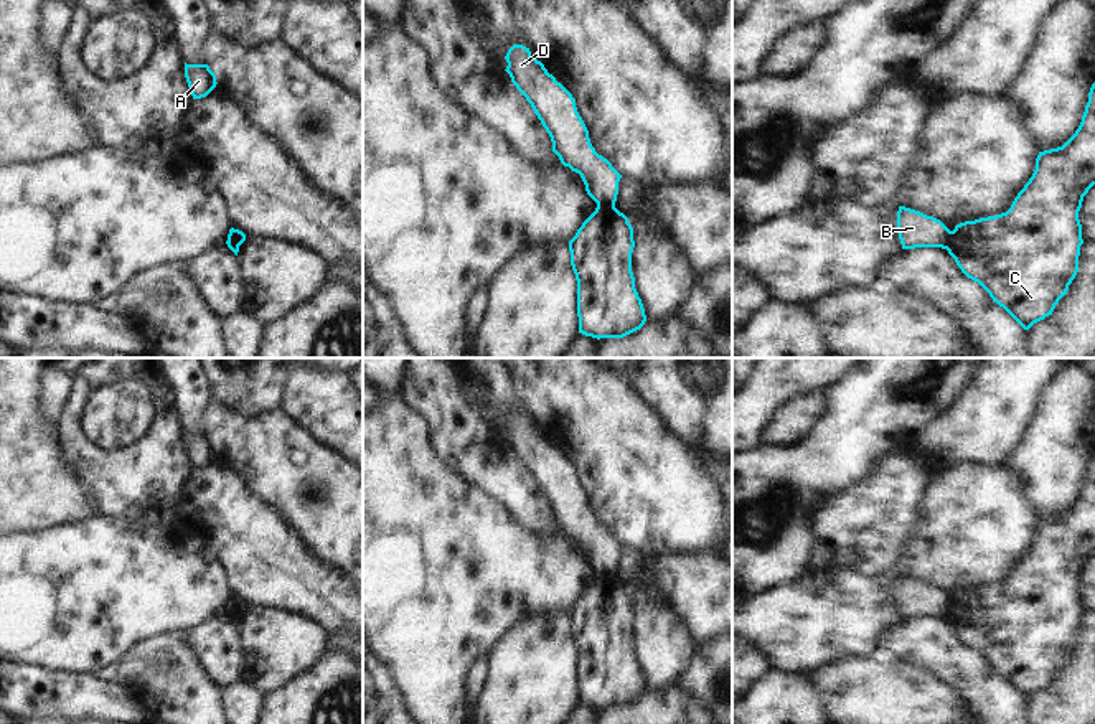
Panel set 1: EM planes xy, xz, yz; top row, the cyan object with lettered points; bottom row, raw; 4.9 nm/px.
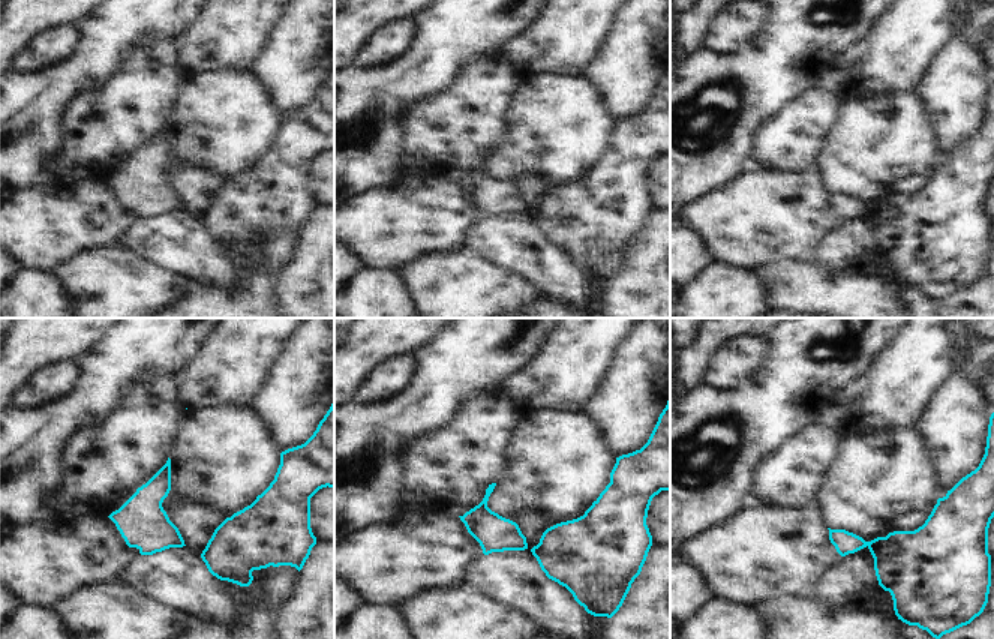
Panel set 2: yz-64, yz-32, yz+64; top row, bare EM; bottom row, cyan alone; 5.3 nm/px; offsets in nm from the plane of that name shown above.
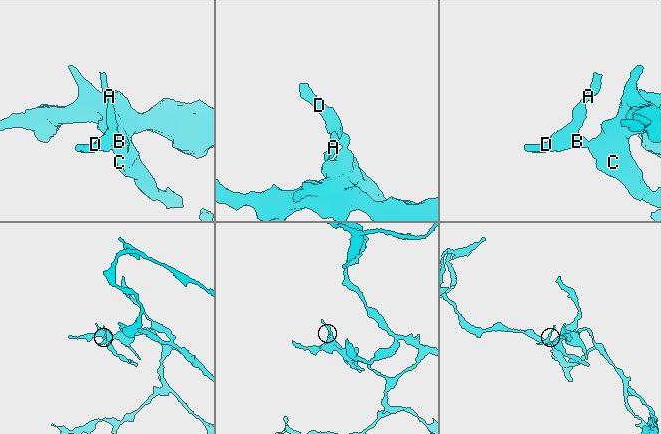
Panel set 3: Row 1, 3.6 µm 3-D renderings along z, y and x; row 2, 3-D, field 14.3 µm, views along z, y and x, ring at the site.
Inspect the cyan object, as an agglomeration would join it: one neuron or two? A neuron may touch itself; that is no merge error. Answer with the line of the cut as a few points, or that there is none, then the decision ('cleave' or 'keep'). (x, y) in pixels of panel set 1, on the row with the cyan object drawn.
cut in xz along (597, 203), (614, 206); cleave

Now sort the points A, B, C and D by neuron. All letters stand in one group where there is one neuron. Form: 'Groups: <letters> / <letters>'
Groups: A B D / C

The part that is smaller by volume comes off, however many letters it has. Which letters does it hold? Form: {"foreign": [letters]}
{"foreign": ["A", "B", "D"]}

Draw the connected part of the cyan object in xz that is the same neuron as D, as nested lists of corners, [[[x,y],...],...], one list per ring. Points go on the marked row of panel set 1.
[[[513,45],[505,59],[505,71],[549,134],[552,152],[561,163],[580,175],[587,195],[597,205],[615,206],[622,175],[592,147],[572,94],[548,73],[529,48]]]

